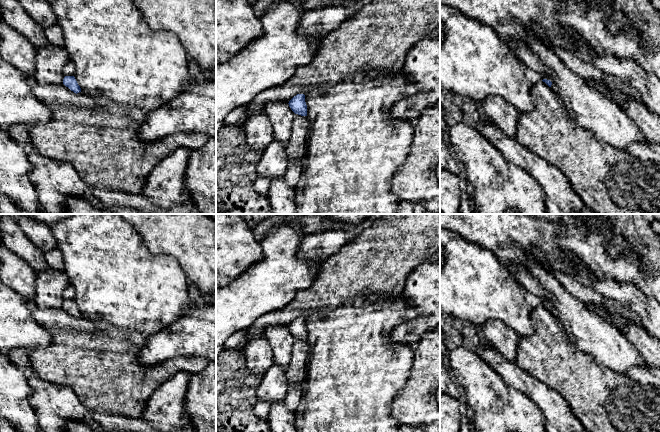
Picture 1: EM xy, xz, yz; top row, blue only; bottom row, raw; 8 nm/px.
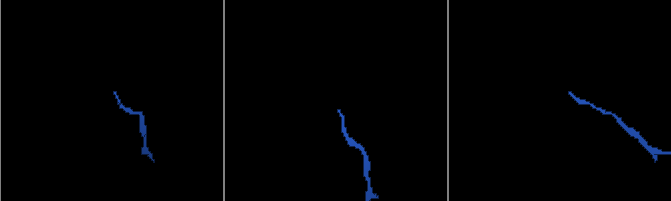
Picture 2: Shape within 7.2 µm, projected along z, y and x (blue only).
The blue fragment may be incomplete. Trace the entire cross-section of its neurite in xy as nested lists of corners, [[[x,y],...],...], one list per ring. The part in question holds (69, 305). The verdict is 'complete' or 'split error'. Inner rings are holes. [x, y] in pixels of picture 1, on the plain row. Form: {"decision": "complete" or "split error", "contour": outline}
{"decision": "complete", "contour": [[[65,300],[63,303],[63,308],[76,318],[81,316],[81,312],[74,300]]]}

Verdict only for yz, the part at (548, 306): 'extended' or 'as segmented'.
extended

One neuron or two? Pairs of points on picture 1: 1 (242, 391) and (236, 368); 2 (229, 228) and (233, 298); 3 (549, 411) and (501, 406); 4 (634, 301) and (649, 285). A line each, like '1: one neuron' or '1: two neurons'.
1: one neuron
2: two neurons
3: two neurons
4: two neurons

